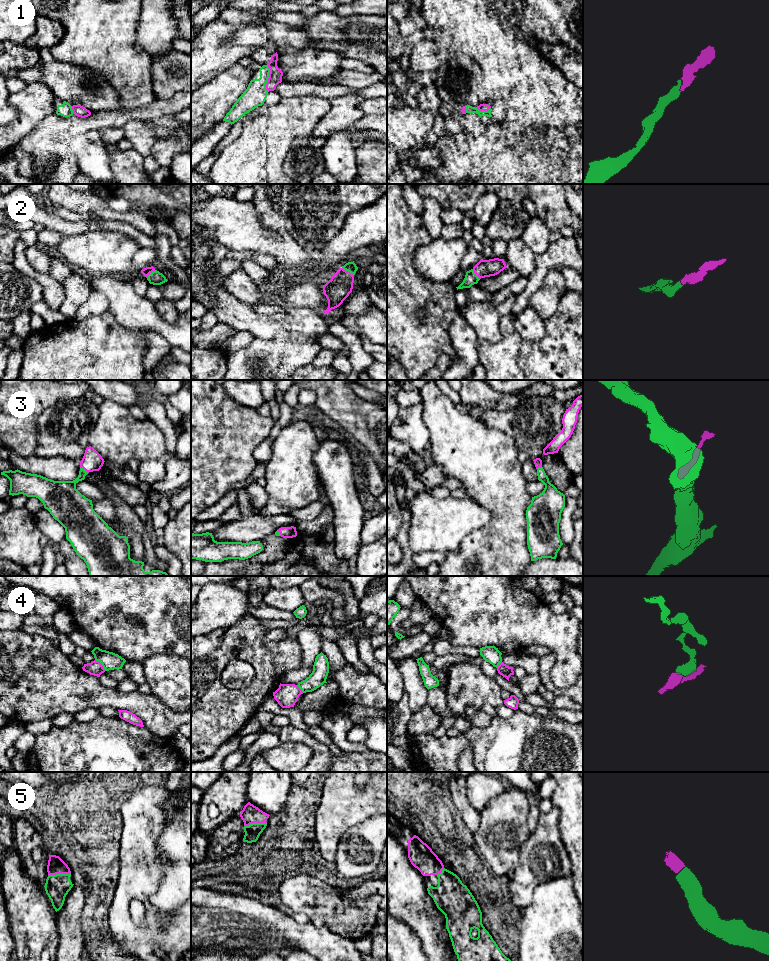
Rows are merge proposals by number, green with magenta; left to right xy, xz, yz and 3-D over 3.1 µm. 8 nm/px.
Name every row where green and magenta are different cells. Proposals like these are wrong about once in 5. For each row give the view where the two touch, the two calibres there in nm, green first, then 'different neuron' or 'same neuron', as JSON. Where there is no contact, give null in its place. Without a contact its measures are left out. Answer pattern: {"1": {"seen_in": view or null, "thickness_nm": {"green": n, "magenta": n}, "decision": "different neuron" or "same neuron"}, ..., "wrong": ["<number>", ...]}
{"1": {"seen_in": "xz", "thickness_nm": {"green": 180, "magenta": 110}, "decision": "same neuron"}, "2": {"seen_in": "xz", "thickness_nm": {"green": 90, "magenta": 200}, "decision": "same neuron"}, "3": {"seen_in": "xy", "thickness_nm": {"green": 200, "magenta": 160}, "decision": "same neuron"}, "4": {"seen_in": "xy", "thickness_nm": {"green": 140, "magenta": 120}, "decision": "different neuron"}, "5": {"seen_in": "xy", "thickness_nm": {"green": 190, "magenta": 140}, "decision": "same neuron"}, "wrong": ["4"]}

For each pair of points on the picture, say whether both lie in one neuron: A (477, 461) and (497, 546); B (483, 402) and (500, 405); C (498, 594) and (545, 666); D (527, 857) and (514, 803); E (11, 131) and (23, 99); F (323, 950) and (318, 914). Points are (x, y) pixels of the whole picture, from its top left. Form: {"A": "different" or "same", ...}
{"A": "same", "B": "same", "C": "different", "D": "different", "E": "same", "F": "different"}

